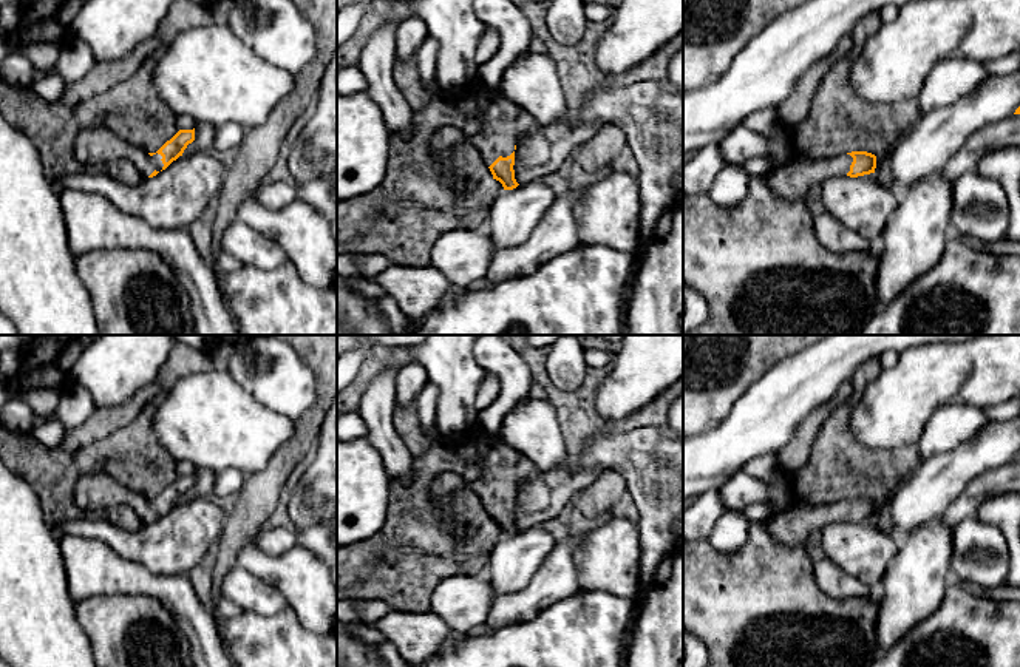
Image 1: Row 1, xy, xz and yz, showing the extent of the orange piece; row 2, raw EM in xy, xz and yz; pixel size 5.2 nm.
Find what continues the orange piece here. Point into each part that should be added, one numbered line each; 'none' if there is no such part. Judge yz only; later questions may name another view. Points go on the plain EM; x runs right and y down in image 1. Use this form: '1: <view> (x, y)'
1: yz (792, 527)

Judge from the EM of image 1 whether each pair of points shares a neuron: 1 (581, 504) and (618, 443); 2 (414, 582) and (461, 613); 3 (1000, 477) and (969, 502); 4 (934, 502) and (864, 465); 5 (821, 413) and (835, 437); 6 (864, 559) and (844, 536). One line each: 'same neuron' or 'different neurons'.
1: different neurons
2: different neurons
3: same neuron
4: different neurons
5: different neurons
6: same neuron

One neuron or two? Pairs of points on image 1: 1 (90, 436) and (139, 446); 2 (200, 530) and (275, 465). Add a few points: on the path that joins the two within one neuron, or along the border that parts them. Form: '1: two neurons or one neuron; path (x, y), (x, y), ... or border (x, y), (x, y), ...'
1: two neurons; border (135, 419), (108, 436), (70, 453)
2: two neurons; border (227, 505), (224, 528), (220, 536)

